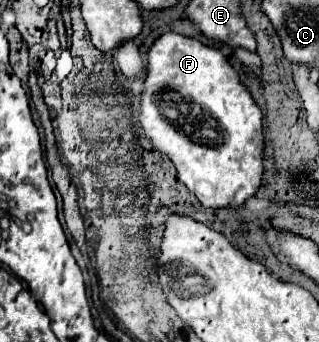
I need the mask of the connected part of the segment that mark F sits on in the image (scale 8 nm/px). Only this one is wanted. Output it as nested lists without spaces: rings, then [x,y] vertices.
[[[165,33],[163,37],[159,37],[149,53],[147,53],[147,59],[149,59],[149,67],[147,67],[147,79],[145,79],[145,91],[141,93],[141,127],[145,129],[149,141],[153,143],[155,149],[163,151],[169,155],[169,159],[173,161],[177,173],[179,173],[179,179],[187,185],[187,189],[199,199],[199,203],[203,207],[229,207],[229,209],[241,209],[245,205],[247,199],[255,197],[259,185],[261,185],[261,179],[263,179],[263,113],[259,109],[259,105],[253,101],[253,97],[249,95],[247,87],[241,83],[237,71],[229,65],[229,61],[223,57],[221,51],[213,49],[213,47],[207,47],[203,45],[201,41],[197,39],[189,39],[189,37],[183,37],[179,33]]]

